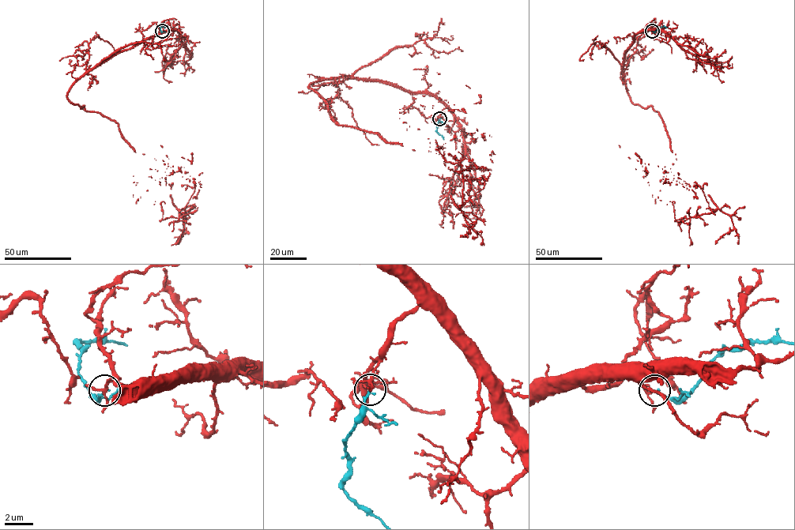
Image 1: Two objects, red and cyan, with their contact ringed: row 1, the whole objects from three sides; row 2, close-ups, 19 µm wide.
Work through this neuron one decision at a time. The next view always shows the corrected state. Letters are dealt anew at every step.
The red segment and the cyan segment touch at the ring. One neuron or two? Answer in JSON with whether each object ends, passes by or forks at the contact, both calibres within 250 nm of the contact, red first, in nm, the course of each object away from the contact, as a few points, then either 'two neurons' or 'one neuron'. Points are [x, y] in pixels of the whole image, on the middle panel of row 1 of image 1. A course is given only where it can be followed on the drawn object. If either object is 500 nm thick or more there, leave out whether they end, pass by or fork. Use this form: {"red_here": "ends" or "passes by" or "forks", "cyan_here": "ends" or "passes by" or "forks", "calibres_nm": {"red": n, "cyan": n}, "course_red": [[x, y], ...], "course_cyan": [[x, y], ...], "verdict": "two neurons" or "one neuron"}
{"red_here": "forks", "cyan_here": "ends", "calibres_nm": {"red": 140, "cyan": 180}, "course_red": [[439, 118], [393, 84], [310, 85], [339, 125], [443, 144], [483, 189], [463, 202], [461, 167], [399, 118]], "course_cyan": [[439, 118], [436, 131], [443, 139]], "verdict": "one neuron"}

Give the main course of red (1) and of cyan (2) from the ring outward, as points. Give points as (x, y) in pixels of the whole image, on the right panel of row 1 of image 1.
1: (652, 31), (626, 50), (626, 89), (661, 116), (673, 178), (698, 186), (713, 212), (676, 219), (653, 195)
2: (652, 31), (668, 27)

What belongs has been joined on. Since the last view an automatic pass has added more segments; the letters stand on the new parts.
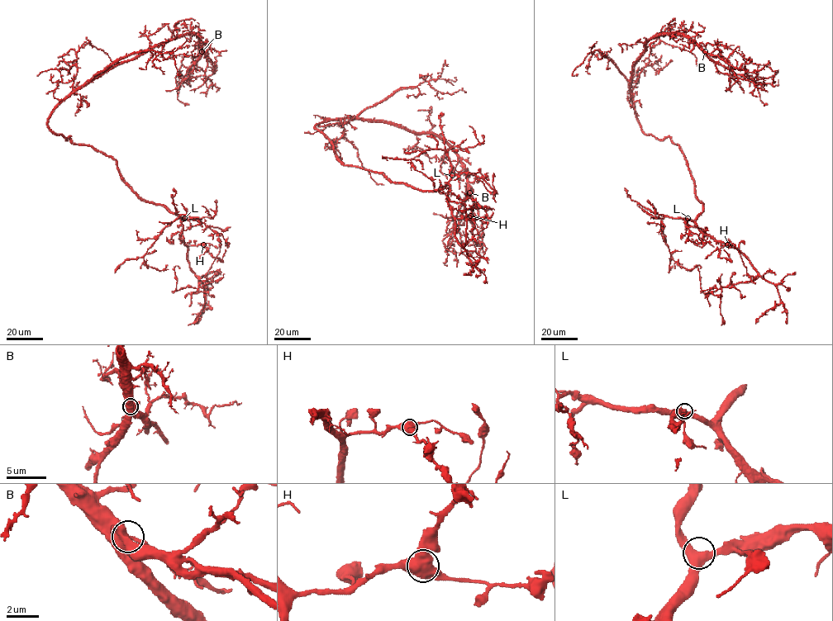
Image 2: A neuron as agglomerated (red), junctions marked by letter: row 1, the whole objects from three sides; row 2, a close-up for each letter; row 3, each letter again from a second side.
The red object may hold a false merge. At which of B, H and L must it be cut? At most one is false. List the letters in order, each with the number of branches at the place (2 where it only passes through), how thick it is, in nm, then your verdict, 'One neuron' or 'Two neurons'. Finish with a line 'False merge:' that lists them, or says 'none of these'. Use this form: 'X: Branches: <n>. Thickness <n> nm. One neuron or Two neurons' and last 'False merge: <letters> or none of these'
B: Branches: 3. Thickness 600 nm. One neuron
H: Branches: 3. Thickness 750 nm. One neuron
L: Branches: 3. Thickness 440 nm. One neuron
False merge: none of these

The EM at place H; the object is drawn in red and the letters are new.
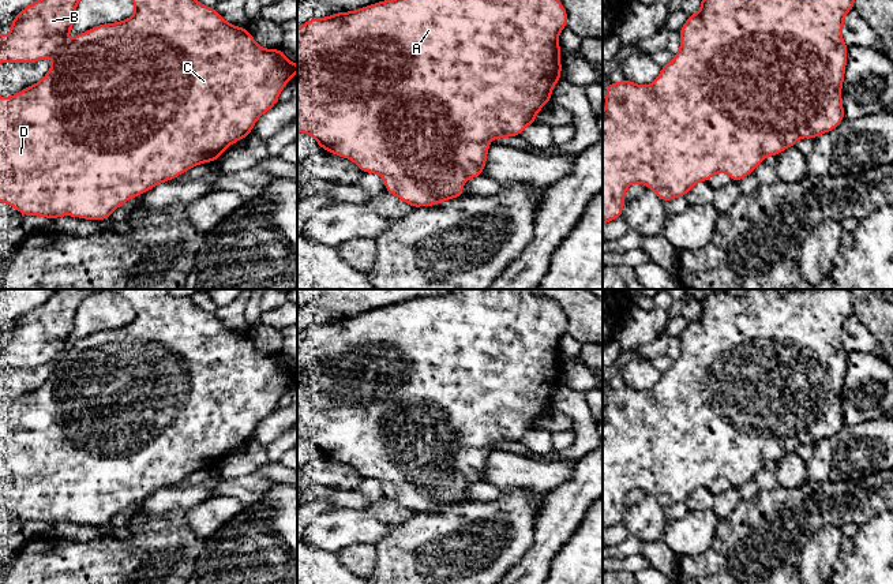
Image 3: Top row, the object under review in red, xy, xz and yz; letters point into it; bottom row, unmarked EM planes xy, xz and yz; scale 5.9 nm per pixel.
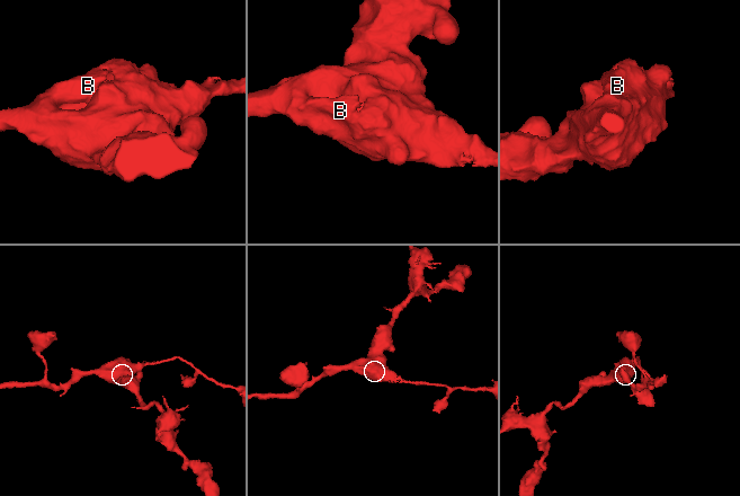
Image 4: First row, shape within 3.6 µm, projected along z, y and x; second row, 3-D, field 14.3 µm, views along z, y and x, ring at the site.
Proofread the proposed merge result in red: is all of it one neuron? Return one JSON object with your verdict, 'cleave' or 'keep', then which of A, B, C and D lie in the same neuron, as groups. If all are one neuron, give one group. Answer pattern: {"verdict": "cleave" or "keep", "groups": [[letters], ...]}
{"verdict": "keep", "groups": [["A", "B", "C", "D"]]}

